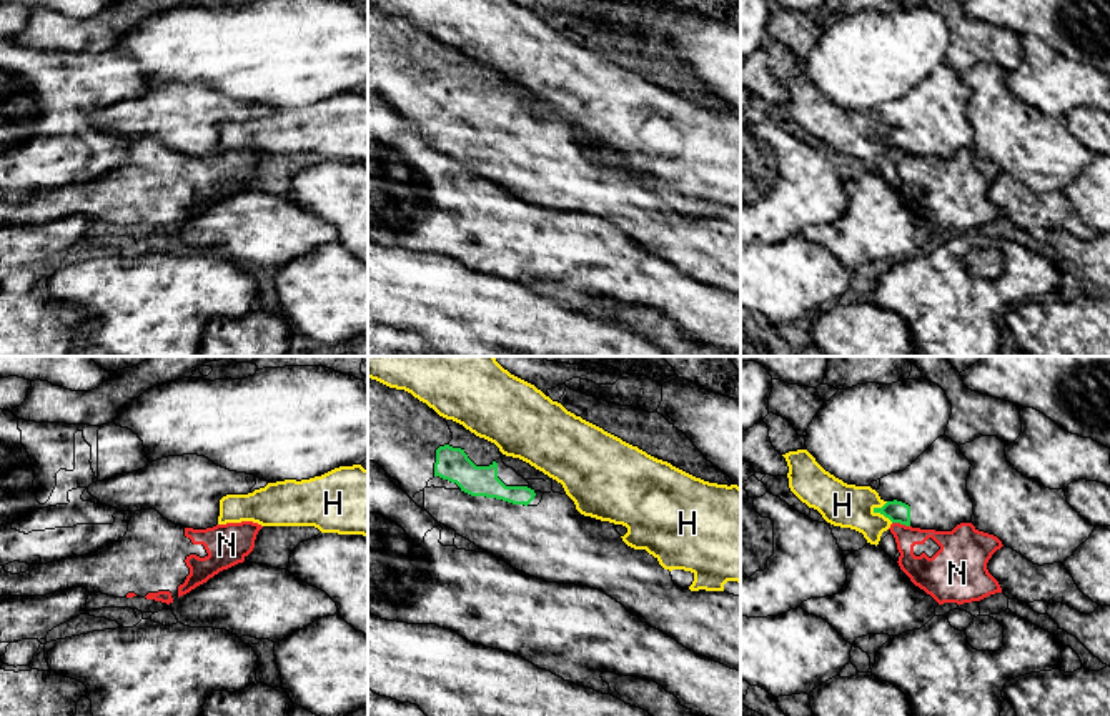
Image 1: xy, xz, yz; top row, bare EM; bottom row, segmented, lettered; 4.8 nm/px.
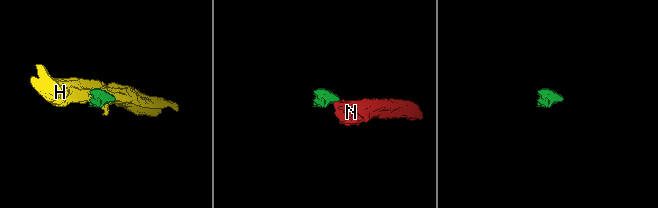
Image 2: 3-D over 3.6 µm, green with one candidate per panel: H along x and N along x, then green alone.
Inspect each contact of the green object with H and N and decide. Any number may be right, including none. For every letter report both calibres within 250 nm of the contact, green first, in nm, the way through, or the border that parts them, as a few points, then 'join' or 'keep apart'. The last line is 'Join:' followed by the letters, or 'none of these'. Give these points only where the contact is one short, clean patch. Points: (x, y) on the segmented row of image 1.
H: 110/220 nm | keep apart
N: 110/140 nm | along yz (892, 522), (909, 527) | keep apart
Join: none of these

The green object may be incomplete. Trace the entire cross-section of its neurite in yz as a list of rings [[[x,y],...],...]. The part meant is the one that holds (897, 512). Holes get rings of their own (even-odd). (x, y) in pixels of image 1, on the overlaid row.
[[[940,436],[904,471],[869,485],[885,501],[882,508],[874,508],[874,513],[892,523],[935,531],[952,531],[960,523],[970,523],[970,466],[960,446]]]

